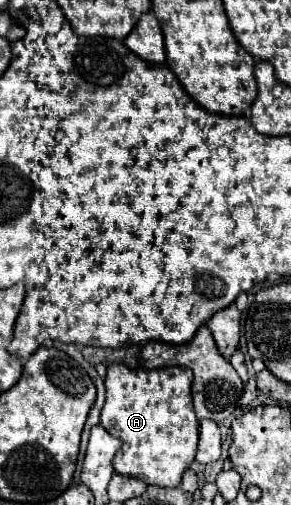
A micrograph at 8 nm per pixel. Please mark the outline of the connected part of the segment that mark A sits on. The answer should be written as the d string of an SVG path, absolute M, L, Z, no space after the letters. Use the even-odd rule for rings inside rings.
M108 365L108 375L106 375L106 403L100 415L100 425L112 435L118 437L122 441L120 451L114 455L114 469L126 477L138 477L148 485L158 485L158 487L178 487L182 473L188 469L188 465L194 461L196 455L196 445L198 445L198 419L194 415L194 407L192 407L192 371L184 369L184 367L162 367L162 369L128 369L126 365Z

